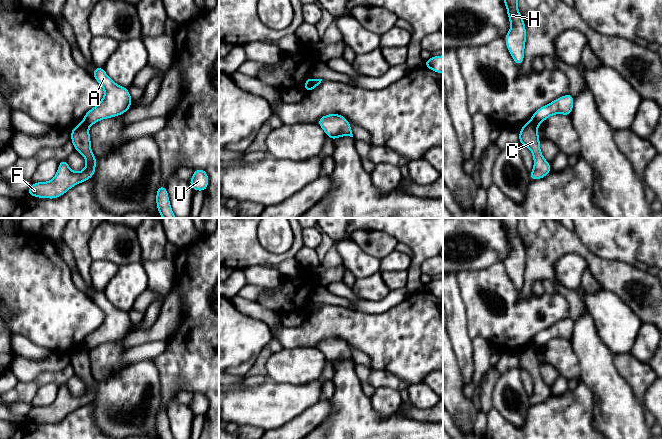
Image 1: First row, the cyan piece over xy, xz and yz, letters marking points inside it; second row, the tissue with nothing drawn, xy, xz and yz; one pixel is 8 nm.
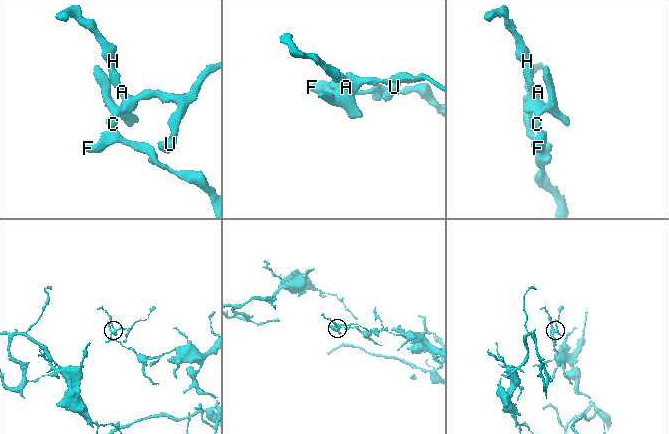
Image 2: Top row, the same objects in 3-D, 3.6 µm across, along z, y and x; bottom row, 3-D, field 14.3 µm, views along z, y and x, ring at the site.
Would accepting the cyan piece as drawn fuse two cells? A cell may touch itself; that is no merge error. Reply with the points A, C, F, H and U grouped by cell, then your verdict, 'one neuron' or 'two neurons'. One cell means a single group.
A H U / C F; two neurons

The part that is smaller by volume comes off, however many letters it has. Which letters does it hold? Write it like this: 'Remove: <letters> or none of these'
Remove: A, H, U

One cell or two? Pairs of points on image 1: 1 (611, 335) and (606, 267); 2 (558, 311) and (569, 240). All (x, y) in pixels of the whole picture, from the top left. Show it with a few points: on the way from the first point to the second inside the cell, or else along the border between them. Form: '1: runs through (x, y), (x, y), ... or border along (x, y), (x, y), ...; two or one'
1: border along (604, 288), (612, 291), (627, 304); two
2: border along (558, 292), (566, 299), (570, 316); two

